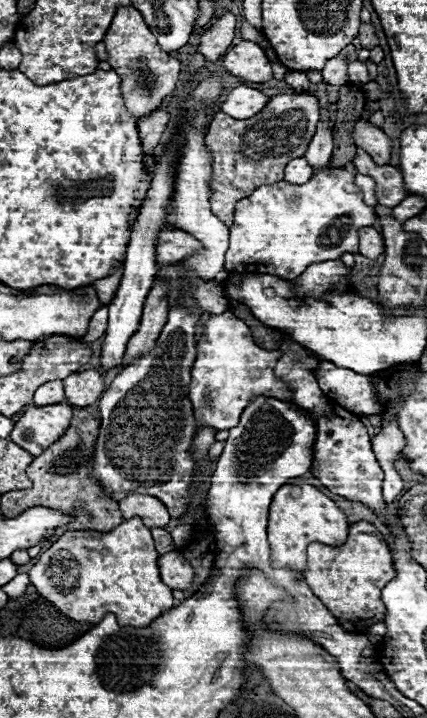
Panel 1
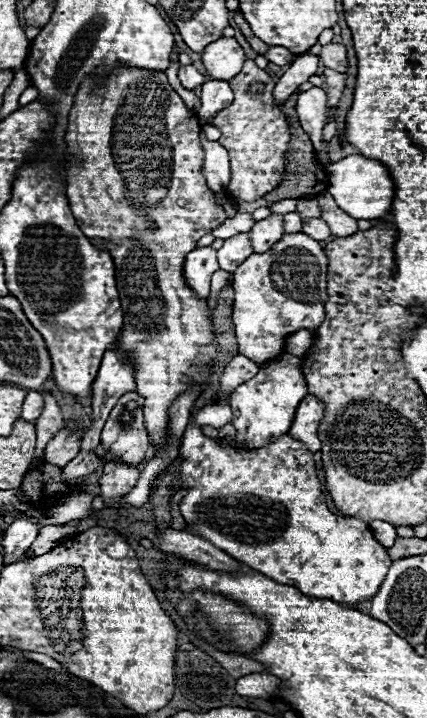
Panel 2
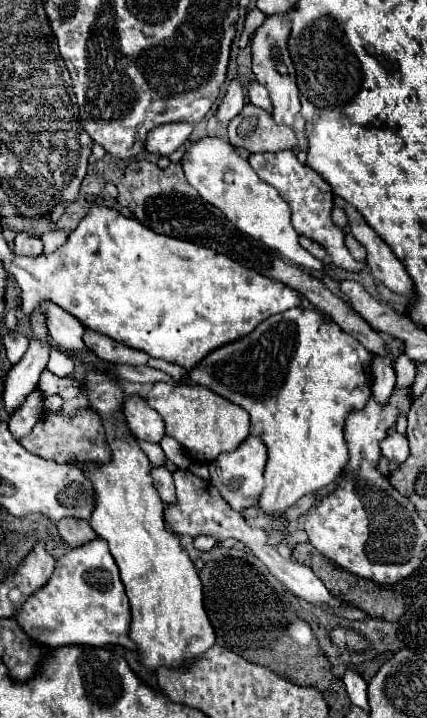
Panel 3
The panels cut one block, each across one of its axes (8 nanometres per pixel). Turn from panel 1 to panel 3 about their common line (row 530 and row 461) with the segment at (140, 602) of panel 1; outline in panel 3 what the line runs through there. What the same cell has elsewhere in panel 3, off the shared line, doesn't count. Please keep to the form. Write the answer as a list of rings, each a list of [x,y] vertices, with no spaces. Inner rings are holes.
[[[97,370],[87,371],[84,380],[90,410],[100,414],[112,452],[108,464],[70,462],[92,480],[94,512],[90,526],[108,542],[110,554],[120,568],[120,578],[132,608],[130,638],[138,644],[142,664],[150,670],[160,666],[178,668],[212,648],[216,640],[202,602],[202,582],[188,552],[180,546],[180,538],[166,530],[164,502],[152,484],[150,460],[124,418],[122,388],[111,376]]]

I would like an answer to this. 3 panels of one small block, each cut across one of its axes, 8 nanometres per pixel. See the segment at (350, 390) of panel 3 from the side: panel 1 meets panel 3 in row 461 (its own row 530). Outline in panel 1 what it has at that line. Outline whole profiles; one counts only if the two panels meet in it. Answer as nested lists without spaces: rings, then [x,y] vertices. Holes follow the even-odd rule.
[[[286,484],[282,486],[270,506],[268,514],[268,540],[272,546],[272,568],[290,568],[298,574],[306,570],[306,548],[310,542],[322,542],[328,546],[342,546],[348,538],[348,520],[334,500],[324,496],[316,486]]]

